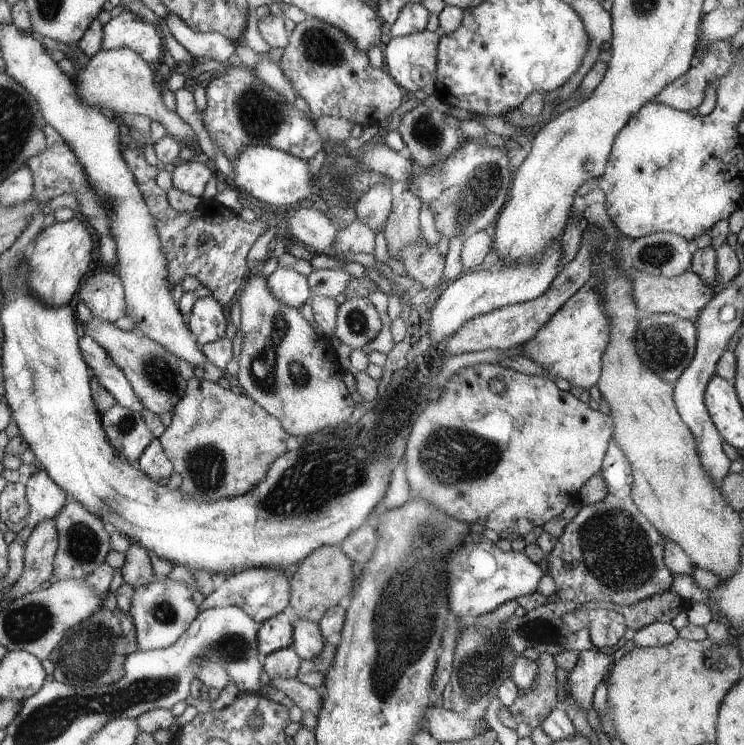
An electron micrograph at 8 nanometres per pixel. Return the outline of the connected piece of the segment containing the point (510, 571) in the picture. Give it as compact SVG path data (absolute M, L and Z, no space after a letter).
M487 539L478 544L466 542L459 550L448 555L445 569L452 612L454 617L460 616L463 621L490 613L518 596L537 593L538 582L544 576L544 570L538 564L530 562L524 550L516 552L511 549L504 552Z

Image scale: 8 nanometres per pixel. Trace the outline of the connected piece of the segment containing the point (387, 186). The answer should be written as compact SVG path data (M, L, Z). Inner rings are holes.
M386 176L378 184L372 186L362 198L354 204L356 215L368 228L377 234L385 228L389 213L393 206L392 185L394 180Z

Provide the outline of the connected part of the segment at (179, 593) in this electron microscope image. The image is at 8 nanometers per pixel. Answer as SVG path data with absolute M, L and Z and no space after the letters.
M154 575L149 584L138 586L134 590L129 614L138 632L139 651L173 646L174 642L187 633L187 629L200 614L192 595L193 589L188 588L183 582L171 580L168 576L158 578Z

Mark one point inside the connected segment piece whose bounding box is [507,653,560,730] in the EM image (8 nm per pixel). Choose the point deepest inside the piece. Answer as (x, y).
(532, 708)

